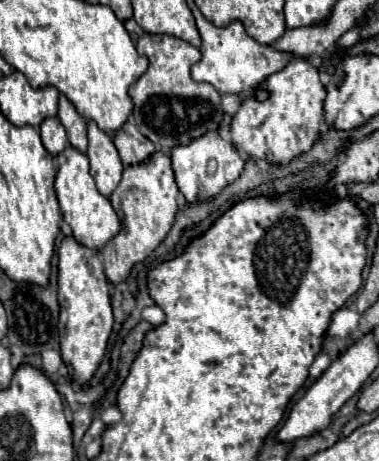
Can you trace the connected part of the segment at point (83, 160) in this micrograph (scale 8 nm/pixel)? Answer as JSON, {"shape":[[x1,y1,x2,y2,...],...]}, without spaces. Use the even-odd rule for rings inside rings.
{"shape":[[67,147,57,157,57,161,59,161,59,171,55,177,55,195,57,195,63,219,71,227,71,233,79,245,99,251,107,245,107,241,111,241,121,231,121,221,115,209,111,207,109,199,95,189,95,181,89,173,89,159,83,153,79,153,73,147]]}

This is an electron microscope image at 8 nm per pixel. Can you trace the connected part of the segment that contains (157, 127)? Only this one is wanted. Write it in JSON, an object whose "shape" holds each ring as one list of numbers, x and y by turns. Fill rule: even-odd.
{"shape":[[145,33,137,41,137,51,149,59,149,69,135,85,131,85,129,95,135,103,133,121,149,141,161,149,173,149,175,145,189,145,193,139,219,129,225,115,221,95,213,85,191,79,191,65,201,59,197,47,171,35]]}

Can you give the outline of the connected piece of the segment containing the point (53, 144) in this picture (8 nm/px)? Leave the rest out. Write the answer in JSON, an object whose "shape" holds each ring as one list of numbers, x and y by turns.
{"shape":[[47,117,41,127,41,141,45,145,45,149,51,153,51,155,59,155,69,143,67,143,67,135,65,135,65,129,63,125,59,123,57,117]]}

